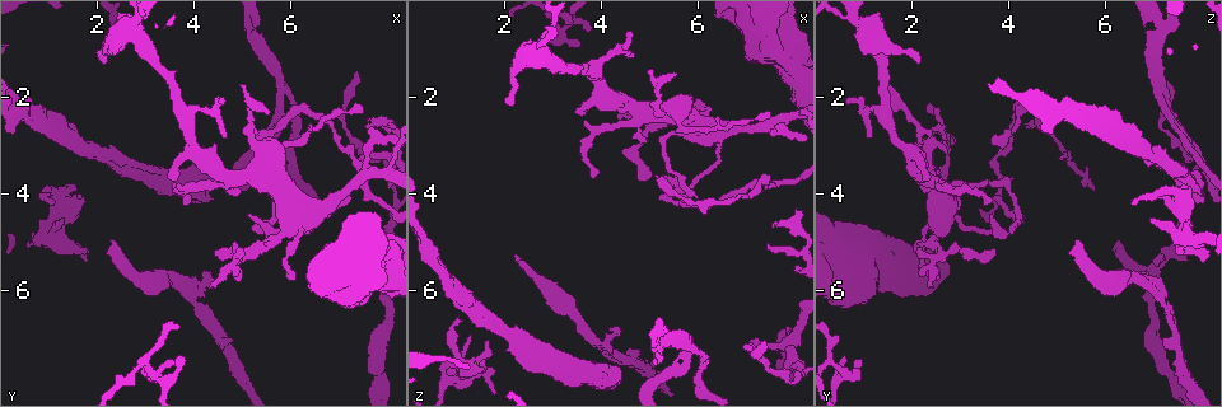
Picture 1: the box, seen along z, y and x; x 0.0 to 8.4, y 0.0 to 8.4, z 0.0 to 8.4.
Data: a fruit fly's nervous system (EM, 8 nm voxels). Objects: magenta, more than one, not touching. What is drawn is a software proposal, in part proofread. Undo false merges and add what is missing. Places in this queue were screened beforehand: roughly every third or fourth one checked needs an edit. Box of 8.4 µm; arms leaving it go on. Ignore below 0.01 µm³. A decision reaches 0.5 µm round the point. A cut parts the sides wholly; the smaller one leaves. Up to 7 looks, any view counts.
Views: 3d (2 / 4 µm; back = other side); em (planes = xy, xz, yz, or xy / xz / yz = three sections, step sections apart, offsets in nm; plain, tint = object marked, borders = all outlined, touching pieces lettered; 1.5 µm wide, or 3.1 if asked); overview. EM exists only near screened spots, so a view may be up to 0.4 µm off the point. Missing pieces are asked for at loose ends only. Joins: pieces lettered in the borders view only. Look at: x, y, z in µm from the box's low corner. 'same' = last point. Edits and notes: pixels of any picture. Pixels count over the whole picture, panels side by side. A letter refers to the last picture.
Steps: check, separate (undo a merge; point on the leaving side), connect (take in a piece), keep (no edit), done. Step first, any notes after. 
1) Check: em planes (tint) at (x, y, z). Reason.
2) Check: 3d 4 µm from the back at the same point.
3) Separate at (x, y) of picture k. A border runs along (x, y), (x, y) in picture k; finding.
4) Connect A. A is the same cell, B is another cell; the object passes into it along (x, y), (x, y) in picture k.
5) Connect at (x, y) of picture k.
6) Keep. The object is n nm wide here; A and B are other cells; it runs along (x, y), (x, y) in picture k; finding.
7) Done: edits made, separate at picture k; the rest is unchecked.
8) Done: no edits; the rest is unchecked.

Check: em planes (borders) at (1.15, 4.80, 7.55).

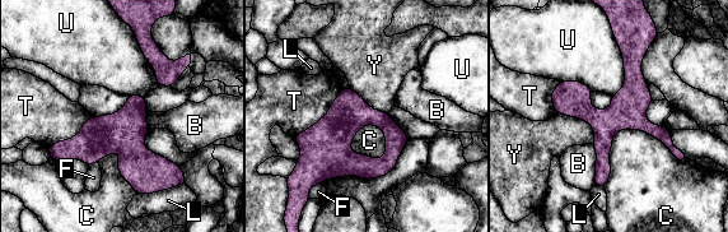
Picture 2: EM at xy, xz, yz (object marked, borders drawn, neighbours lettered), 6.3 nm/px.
Keep. B, C, F, L, T, U and Y are other cells; continuous, no second cell.

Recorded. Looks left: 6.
Check: 3d 2 µm at (2.35, 5.00, 5.40). An open end.

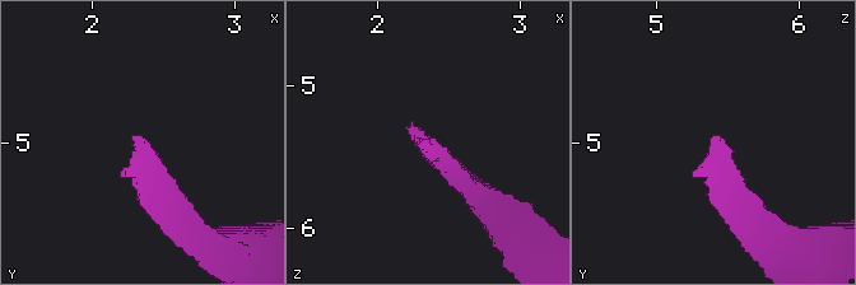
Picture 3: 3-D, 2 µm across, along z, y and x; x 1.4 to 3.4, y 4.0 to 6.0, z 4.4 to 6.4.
Check: em xy step 8 (tint) at (2.32, 4.98, 5.40).

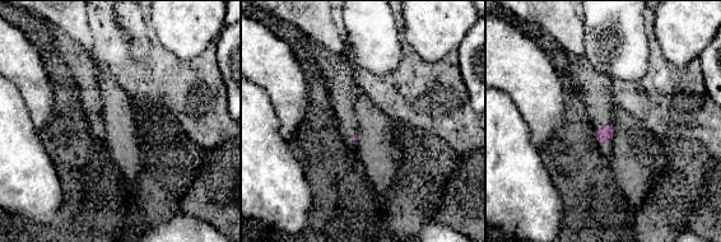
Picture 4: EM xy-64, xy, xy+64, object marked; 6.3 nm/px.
Check: em xy step 8 (borders) at the same point. What lies round it.

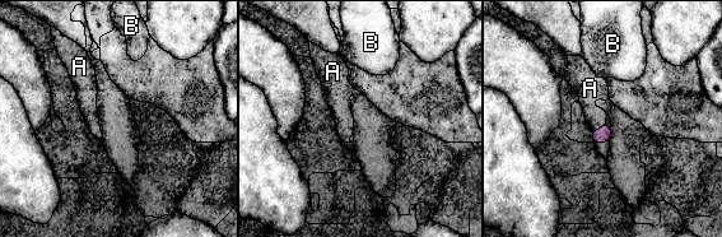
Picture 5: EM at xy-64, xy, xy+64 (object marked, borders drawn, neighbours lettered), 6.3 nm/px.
Connect A. The longest contact is with A, 110 nm; A is the same cell, B is another cell; it goes on there.

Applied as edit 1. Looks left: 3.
Check: overview.

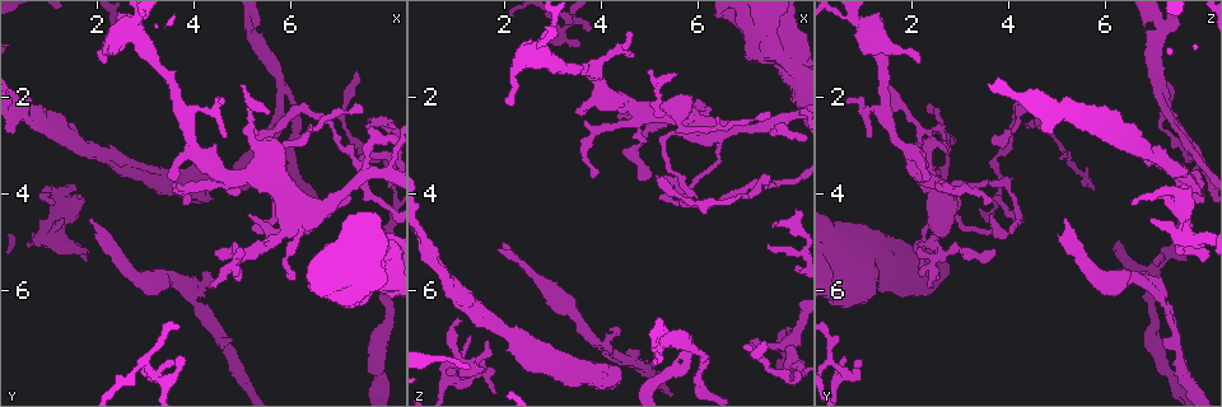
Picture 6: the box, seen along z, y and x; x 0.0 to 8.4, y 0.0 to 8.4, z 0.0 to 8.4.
Check: 3d 2 µm at (3.55, 7.40, 0.95). Branch stops here.

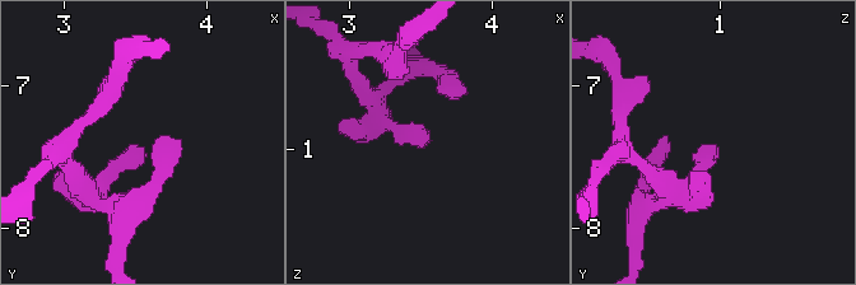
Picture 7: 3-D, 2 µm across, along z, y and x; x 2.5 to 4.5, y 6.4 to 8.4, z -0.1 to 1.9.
Check: em planes (borders) at (3.54, 7.42, 0.92).

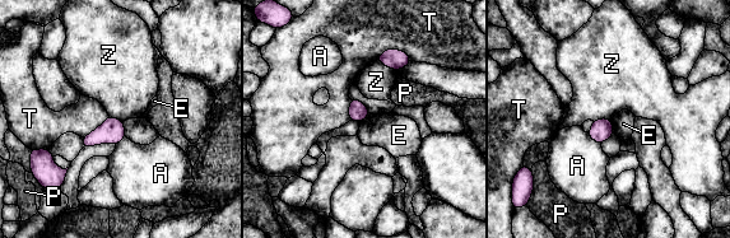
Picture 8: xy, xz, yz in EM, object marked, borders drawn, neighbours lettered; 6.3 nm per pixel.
Keep. A, E, P, T and Z are other cells; no lettered piece goes on from it.

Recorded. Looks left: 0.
Done: edits made, connect at picture 5; the rest is unchecked.

